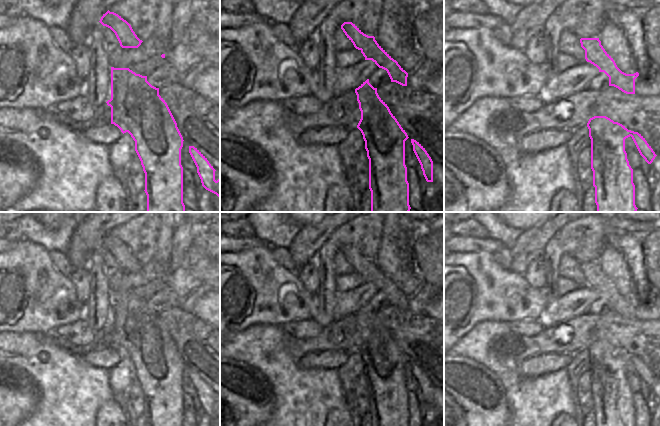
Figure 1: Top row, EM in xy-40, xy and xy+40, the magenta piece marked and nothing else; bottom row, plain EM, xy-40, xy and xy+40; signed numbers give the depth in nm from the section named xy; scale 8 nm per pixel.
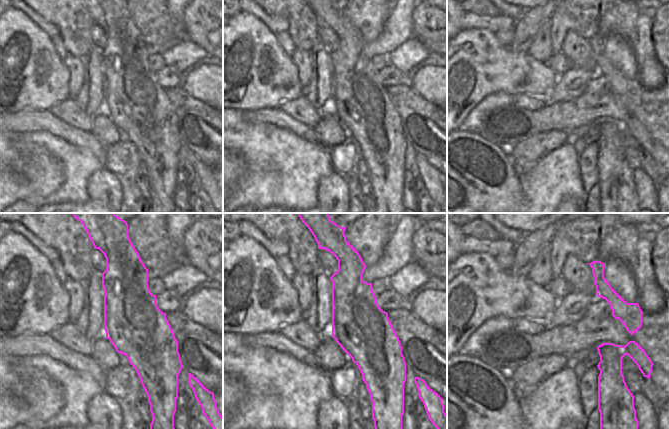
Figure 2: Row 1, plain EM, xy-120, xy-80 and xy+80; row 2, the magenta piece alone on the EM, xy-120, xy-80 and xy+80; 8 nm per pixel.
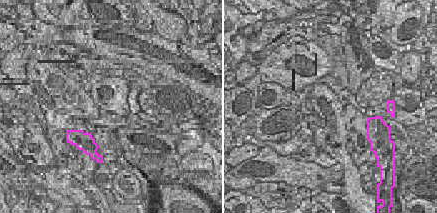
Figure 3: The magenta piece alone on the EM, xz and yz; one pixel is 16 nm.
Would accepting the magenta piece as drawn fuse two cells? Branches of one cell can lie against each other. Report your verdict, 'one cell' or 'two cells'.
two cells

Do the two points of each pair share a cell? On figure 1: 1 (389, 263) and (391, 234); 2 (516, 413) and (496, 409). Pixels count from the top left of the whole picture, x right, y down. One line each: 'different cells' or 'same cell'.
1: same cell
2: different cells

